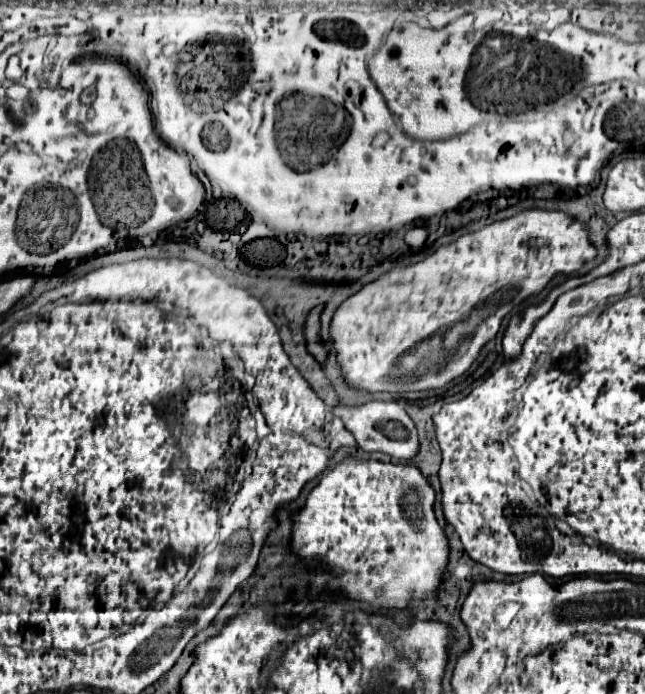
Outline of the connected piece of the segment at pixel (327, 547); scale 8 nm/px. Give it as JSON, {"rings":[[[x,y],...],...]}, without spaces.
{"rings":[[[349,457],[333,471],[325,471],[321,483],[307,497],[305,509],[295,513],[293,531],[293,549],[305,559],[315,559],[315,563],[329,563],[335,573],[331,579],[325,579],[323,575],[315,577],[311,581],[313,587],[343,589],[349,597],[369,601],[371,609],[417,609],[419,603],[411,603],[411,599],[435,597],[435,589],[445,571],[449,547],[443,529],[433,515],[433,499],[435,491],[413,465]]]}

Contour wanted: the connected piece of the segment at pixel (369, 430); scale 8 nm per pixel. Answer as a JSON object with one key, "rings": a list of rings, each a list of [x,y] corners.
{"rings":[[[371,401],[363,407],[335,407],[333,413],[345,423],[345,427],[355,435],[357,445],[363,451],[379,451],[393,459],[413,459],[419,455],[419,433],[413,423],[413,419],[405,413],[405,407],[401,403],[385,403],[385,401]]]}

